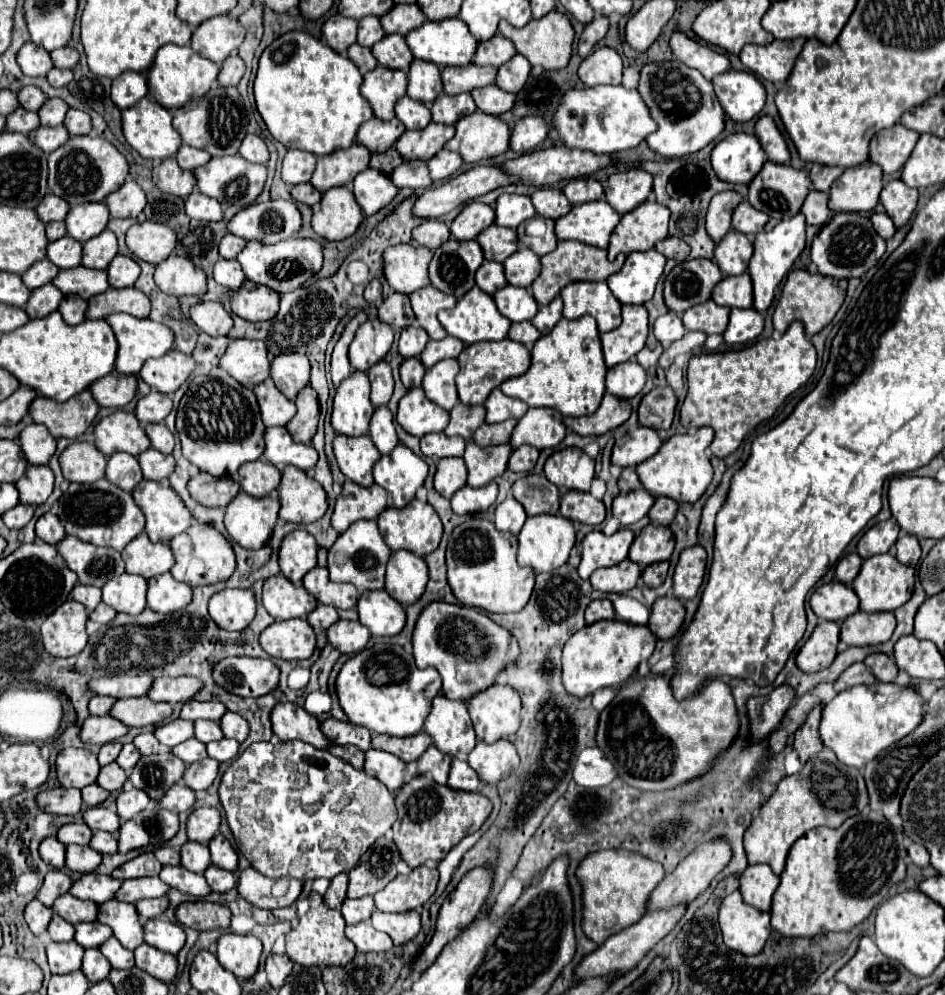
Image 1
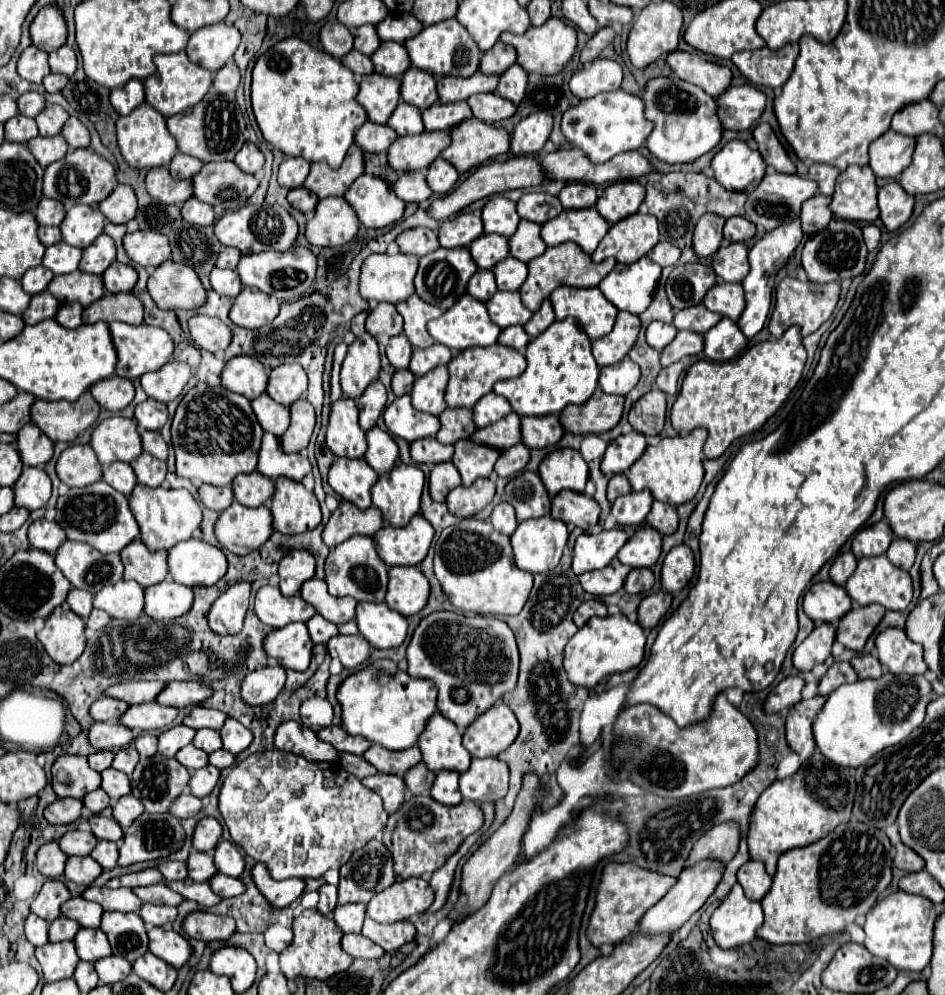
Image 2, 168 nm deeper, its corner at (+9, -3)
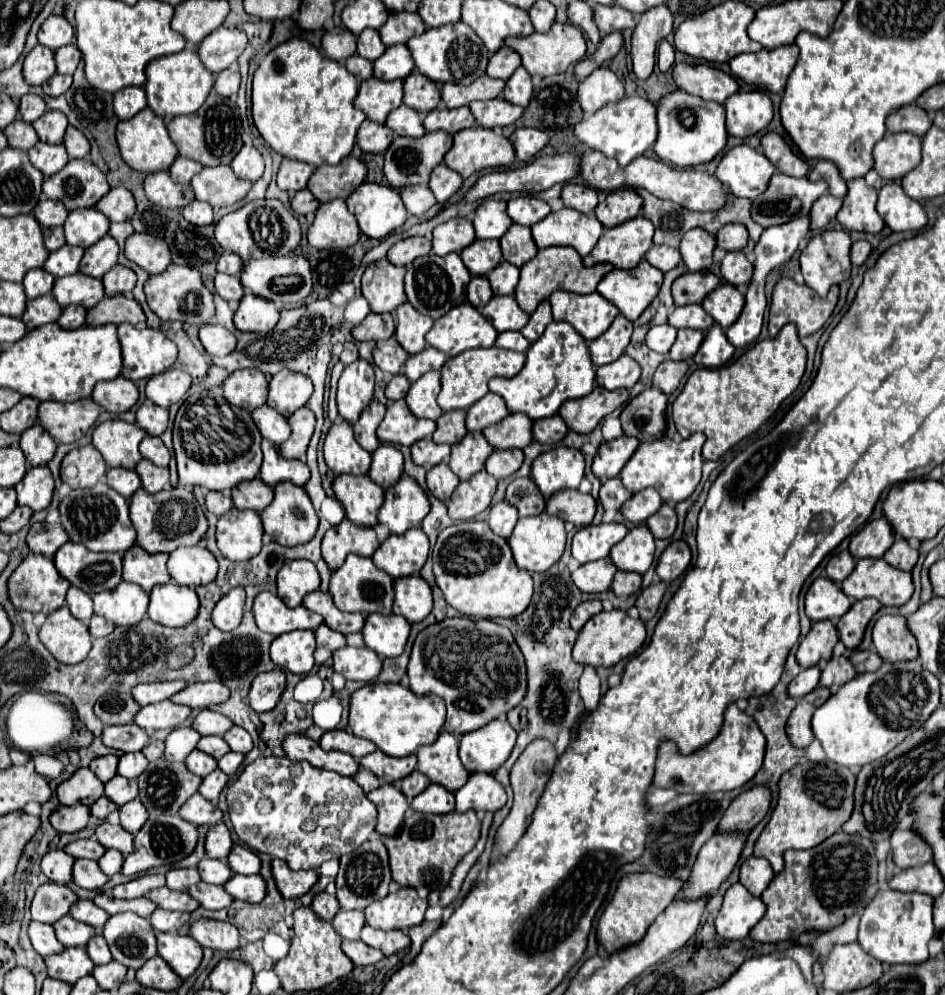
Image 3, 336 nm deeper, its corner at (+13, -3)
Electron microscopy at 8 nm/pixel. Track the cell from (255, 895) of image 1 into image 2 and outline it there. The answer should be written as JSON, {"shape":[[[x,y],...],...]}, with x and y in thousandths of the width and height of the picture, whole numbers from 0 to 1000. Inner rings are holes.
{"shape":[[[272,867],[268,871],[268,883],[276,897],[283,902],[283,906],[289,908],[289,912],[304,912],[323,895],[323,885],[319,883],[291,885],[278,867]]]}

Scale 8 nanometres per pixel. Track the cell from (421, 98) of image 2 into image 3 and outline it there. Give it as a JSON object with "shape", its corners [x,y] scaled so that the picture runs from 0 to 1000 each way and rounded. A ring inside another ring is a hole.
{"shape":[[[437,71],[429,81],[429,95],[426,95],[426,104],[433,106],[435,110],[443,112],[443,114],[454,114],[462,108],[465,99],[467,99],[467,89],[460,81],[452,79],[450,75],[446,75],[443,71]]]}

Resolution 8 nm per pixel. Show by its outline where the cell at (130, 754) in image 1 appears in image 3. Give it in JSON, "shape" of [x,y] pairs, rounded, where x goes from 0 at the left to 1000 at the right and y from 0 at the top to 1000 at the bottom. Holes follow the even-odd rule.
{"shape":[[[132,757],[132,759],[126,761],[124,777],[130,779],[130,781],[143,783],[145,779],[149,779],[149,775],[153,775],[156,769],[158,769],[158,765],[153,763],[151,757]]]}

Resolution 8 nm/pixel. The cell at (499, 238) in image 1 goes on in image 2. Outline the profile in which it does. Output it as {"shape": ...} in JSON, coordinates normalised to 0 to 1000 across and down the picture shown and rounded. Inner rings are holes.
{"shape":[[[511,234],[496,246],[496,252],[507,270],[522,270],[528,262],[539,258],[537,240],[530,236]]]}

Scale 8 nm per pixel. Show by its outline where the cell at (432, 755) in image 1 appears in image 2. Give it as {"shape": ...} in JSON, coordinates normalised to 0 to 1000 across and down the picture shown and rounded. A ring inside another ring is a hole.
{"shape":[[[441,767],[437,773],[429,777],[429,789],[433,791],[435,799],[452,799],[458,791],[460,777],[450,771],[450,767]]]}

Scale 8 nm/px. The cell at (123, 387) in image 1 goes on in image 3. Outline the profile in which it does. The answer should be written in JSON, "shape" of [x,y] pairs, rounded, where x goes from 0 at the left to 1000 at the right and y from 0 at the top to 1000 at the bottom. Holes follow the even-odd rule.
{"shape":[[[124,379],[115,385],[103,385],[98,391],[98,403],[117,415],[130,415],[139,411],[147,399],[147,393],[141,383],[132,379]]]}

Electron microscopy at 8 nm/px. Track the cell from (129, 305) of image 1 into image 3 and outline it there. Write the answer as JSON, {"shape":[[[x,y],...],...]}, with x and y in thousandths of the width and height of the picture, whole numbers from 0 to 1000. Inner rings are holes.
{"shape":[[[120,296],[120,298],[109,298],[107,305],[103,305],[98,311],[92,313],[92,327],[111,327],[111,325],[151,325],[153,315],[149,307],[143,301],[137,301],[132,296]]]}

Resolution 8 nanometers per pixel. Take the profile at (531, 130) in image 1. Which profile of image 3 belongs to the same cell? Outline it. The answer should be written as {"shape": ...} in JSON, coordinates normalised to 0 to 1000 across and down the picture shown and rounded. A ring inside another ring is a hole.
{"shape":[[[551,128],[545,132],[545,156],[549,162],[560,164],[581,142],[581,136],[566,128]]]}

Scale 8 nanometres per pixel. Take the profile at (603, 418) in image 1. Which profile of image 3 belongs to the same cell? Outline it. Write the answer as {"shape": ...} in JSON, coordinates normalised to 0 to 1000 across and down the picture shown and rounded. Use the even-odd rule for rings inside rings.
{"shape":[[[630,389],[619,401],[611,403],[606,401],[602,405],[596,405],[592,417],[596,419],[602,431],[611,435],[625,435],[638,419],[657,409],[663,401],[666,401],[663,391],[642,393],[638,389]]]}

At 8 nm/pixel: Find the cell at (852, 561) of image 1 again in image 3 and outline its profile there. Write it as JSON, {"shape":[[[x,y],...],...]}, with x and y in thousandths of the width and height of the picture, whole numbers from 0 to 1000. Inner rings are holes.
{"shape":[[[890,554],[888,558],[881,558],[879,564],[875,566],[875,578],[879,584],[890,586],[901,578],[903,570],[905,570],[905,560],[898,554]]]}

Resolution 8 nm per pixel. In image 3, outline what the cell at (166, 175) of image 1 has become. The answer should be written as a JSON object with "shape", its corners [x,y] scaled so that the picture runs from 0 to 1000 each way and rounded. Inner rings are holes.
{"shape":[[[177,172],[158,174],[153,178],[153,194],[160,204],[168,208],[179,208],[179,210],[194,210],[198,204],[206,200],[202,186],[183,184]]]}

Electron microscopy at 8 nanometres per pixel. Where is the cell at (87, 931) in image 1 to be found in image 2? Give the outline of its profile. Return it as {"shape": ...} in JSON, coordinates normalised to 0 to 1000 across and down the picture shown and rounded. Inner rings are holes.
{"shape":[[[86,934],[81,938],[79,952],[86,964],[94,968],[101,968],[101,964],[109,964],[117,960],[117,950],[107,934]]]}

